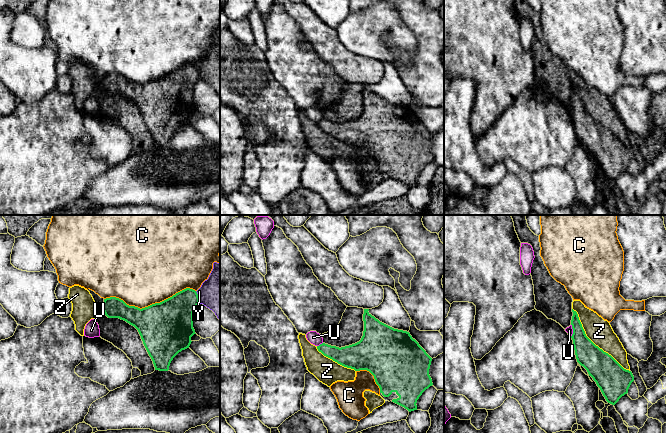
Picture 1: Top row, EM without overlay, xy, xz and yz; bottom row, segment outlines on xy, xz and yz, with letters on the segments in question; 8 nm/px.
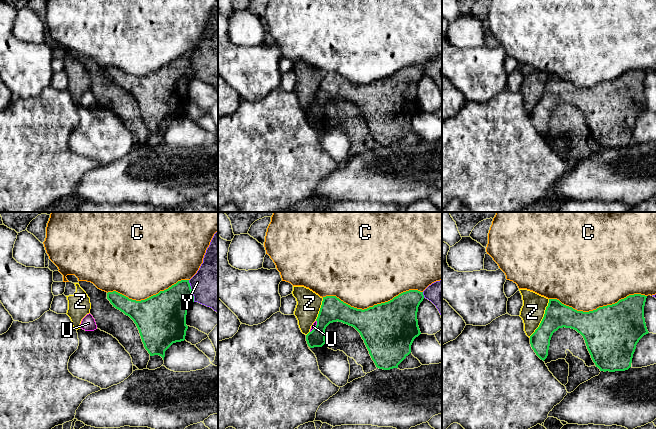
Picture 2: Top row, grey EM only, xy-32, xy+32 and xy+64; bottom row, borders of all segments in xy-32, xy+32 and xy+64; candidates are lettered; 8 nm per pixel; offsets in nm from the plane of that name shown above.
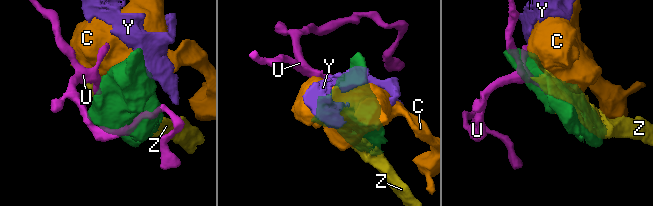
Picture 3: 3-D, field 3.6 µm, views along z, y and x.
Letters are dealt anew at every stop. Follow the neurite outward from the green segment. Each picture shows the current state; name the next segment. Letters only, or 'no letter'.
no letter

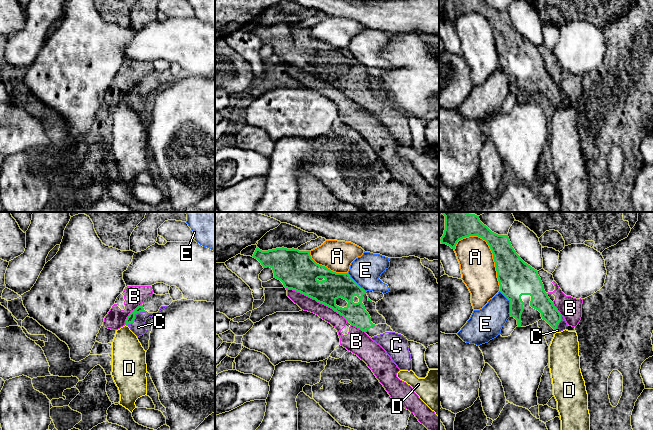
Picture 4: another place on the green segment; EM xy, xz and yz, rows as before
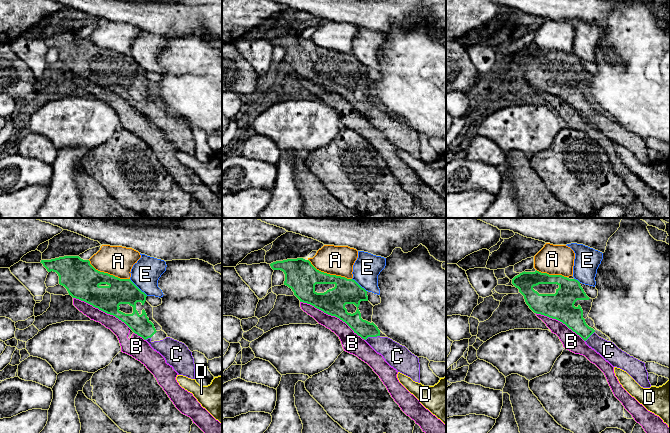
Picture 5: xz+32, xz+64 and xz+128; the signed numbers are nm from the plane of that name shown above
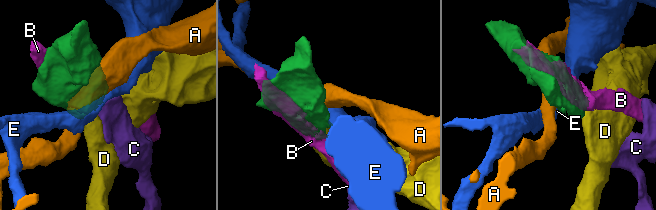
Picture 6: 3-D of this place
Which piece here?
C

